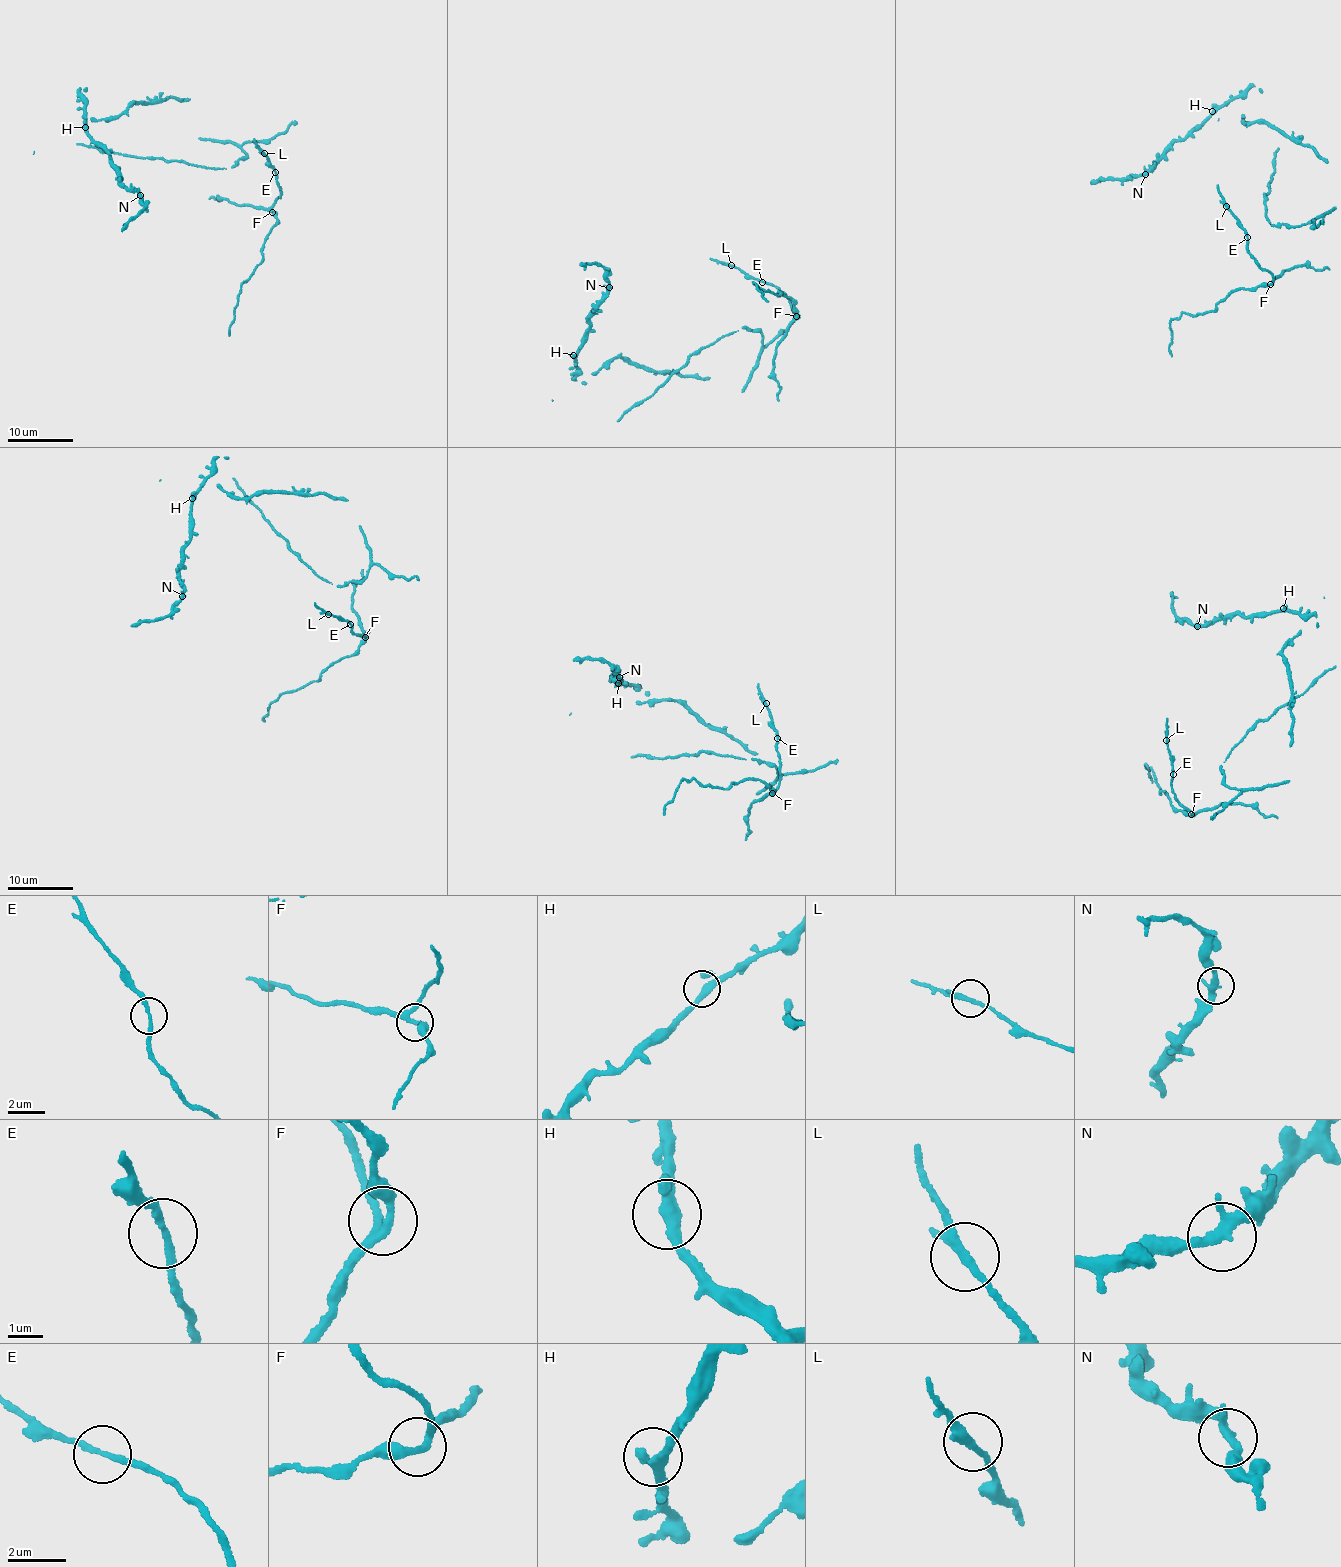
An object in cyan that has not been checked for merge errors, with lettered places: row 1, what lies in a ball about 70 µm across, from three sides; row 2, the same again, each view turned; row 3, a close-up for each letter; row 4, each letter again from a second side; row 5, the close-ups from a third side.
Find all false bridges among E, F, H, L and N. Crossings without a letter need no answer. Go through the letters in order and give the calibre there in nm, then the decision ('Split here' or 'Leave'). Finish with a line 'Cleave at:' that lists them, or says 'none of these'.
E: Thickness 190 nm. Leave
F: Thickness 220 nm. Leave
H: Thickness 260 nm. Leave
L: Thickness 200 nm. Leave
N: Thickness 240 nm. Leave
Cleave at: none of these

